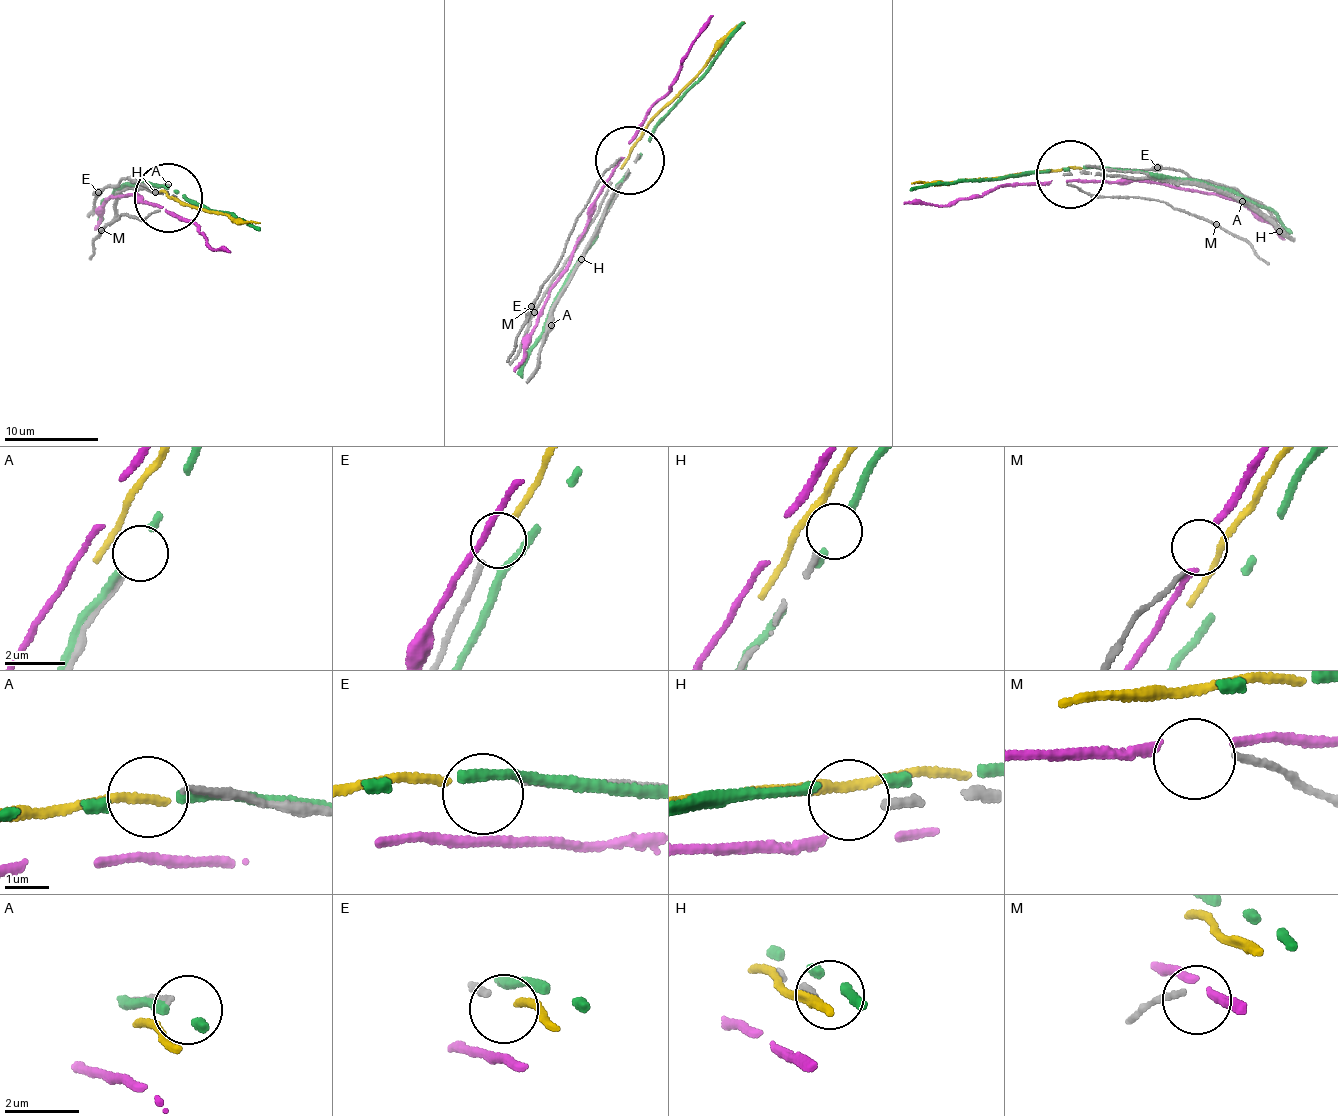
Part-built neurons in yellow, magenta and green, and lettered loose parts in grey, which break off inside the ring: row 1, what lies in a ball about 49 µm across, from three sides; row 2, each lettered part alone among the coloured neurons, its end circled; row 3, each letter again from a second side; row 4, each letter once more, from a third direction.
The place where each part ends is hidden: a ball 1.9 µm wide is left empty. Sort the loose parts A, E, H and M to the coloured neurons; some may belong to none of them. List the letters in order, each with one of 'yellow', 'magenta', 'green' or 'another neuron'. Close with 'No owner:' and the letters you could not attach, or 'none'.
A: another neuron
E: yellow
H: another neuron
M: another neuron
No owner: A, H, M

